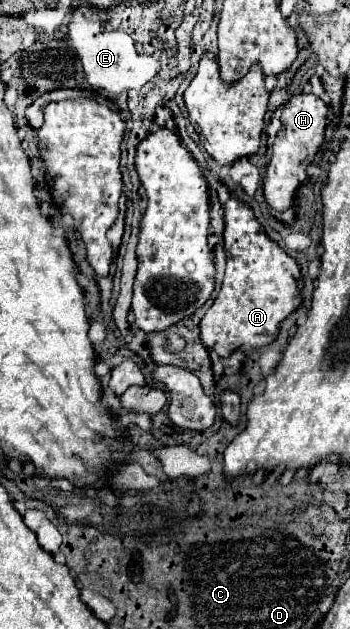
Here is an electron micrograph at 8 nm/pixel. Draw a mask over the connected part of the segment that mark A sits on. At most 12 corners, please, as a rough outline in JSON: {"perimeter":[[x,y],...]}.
{"perimeter":[[225,203],[227,269],[199,323],[229,357],[301,305],[297,261],[253,209]]}

